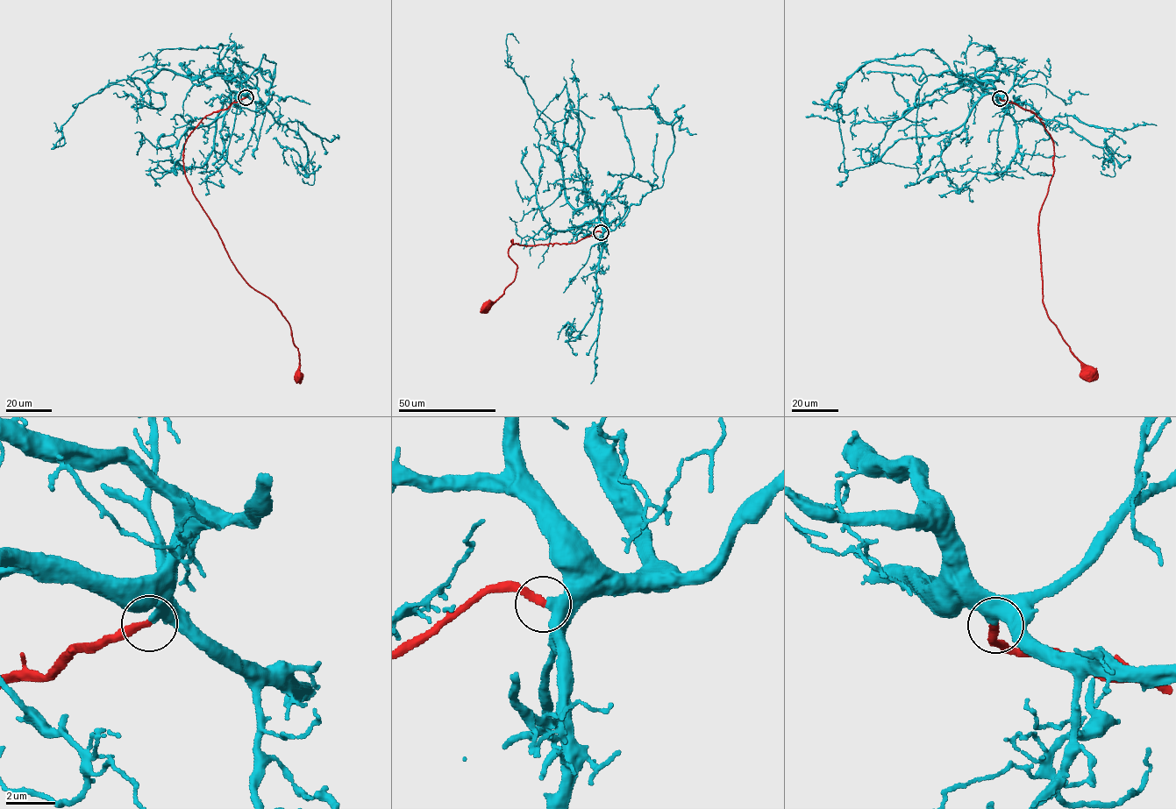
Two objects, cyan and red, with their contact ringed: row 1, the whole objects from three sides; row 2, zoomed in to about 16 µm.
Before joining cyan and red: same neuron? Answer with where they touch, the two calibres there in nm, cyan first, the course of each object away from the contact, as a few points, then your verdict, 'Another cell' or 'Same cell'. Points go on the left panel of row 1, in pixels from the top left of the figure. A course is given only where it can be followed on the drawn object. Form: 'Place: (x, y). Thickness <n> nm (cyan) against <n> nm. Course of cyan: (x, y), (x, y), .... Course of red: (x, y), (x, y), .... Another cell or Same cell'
Place: (245, 97). Thickness 500 nm (cyan) against 280 nm. Course of cyan: (245, 97), (248, 86), (223, 75), (160, 70), (79, 102), (61, 126), (63, 145), (51, 148), (63, 137). Course of red: (245, 97), (203, 117), (184, 146), (183, 171), (236, 271), (276, 306), (288, 322), (299, 356), (296, 376). Same cell

